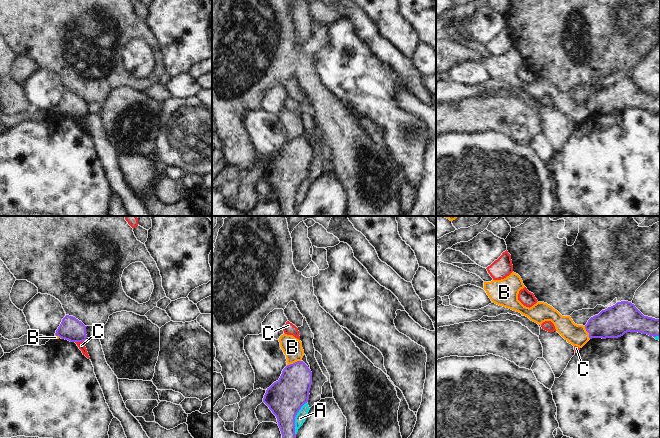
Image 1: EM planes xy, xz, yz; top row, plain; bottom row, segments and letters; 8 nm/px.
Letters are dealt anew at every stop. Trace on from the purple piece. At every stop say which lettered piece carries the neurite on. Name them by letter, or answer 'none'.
none

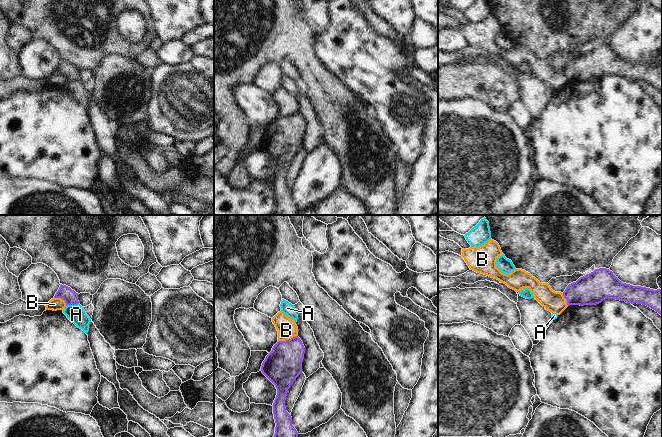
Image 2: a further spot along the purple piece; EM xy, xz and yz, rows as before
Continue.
none

